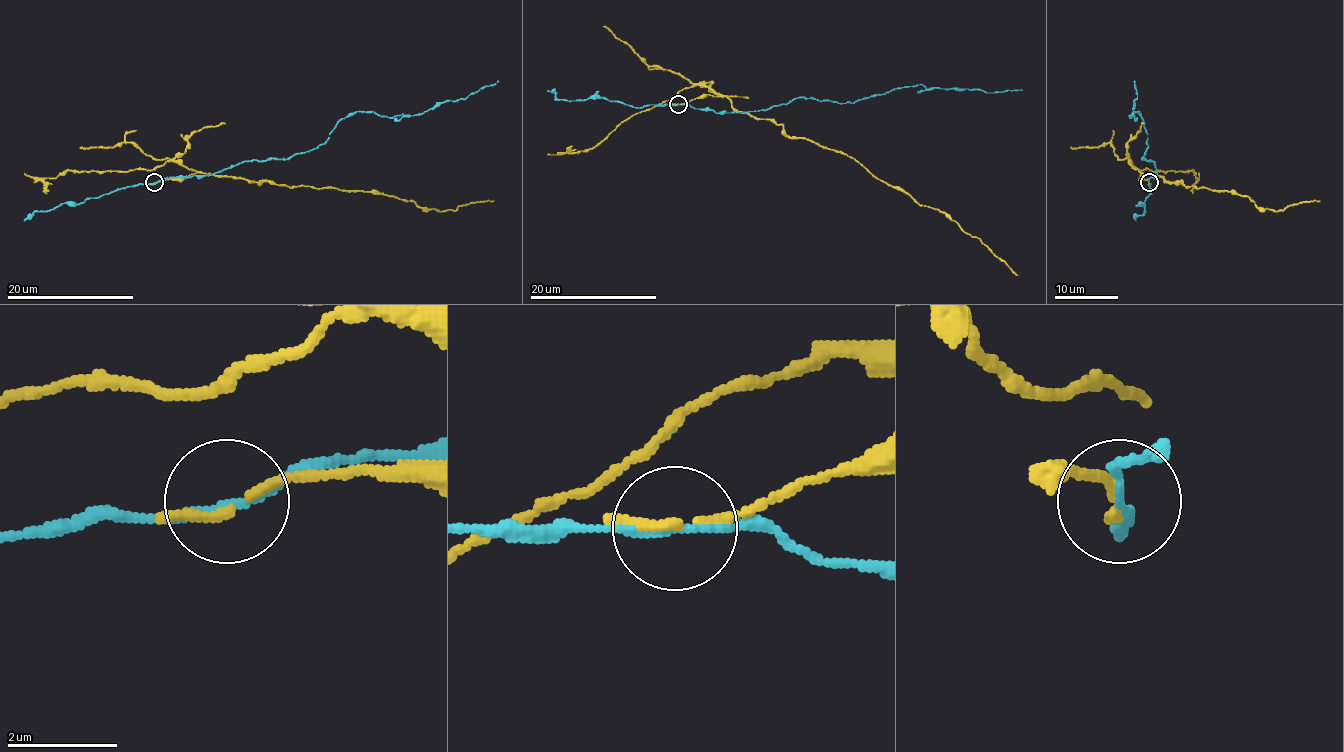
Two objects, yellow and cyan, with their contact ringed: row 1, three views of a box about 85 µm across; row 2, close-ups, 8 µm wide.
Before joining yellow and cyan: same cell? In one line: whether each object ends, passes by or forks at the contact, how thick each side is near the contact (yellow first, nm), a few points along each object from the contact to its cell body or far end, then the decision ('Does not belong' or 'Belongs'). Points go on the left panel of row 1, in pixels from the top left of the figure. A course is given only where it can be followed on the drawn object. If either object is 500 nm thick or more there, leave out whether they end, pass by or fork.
At the ring yellow passes by. At the ring cyan passes by. Thickness 140 nm (yellow) against 130 nm. Course of yellow: (154, 183), (201, 172), (290, 187), (392, 195), (421, 207), (443, 210), (494, 201). Course of cyan: (154, 182), (211, 176), (251, 160), (290, 158), (321, 145), (340, 122), (357, 112), (421, 115), (498, 80). Does not belong

